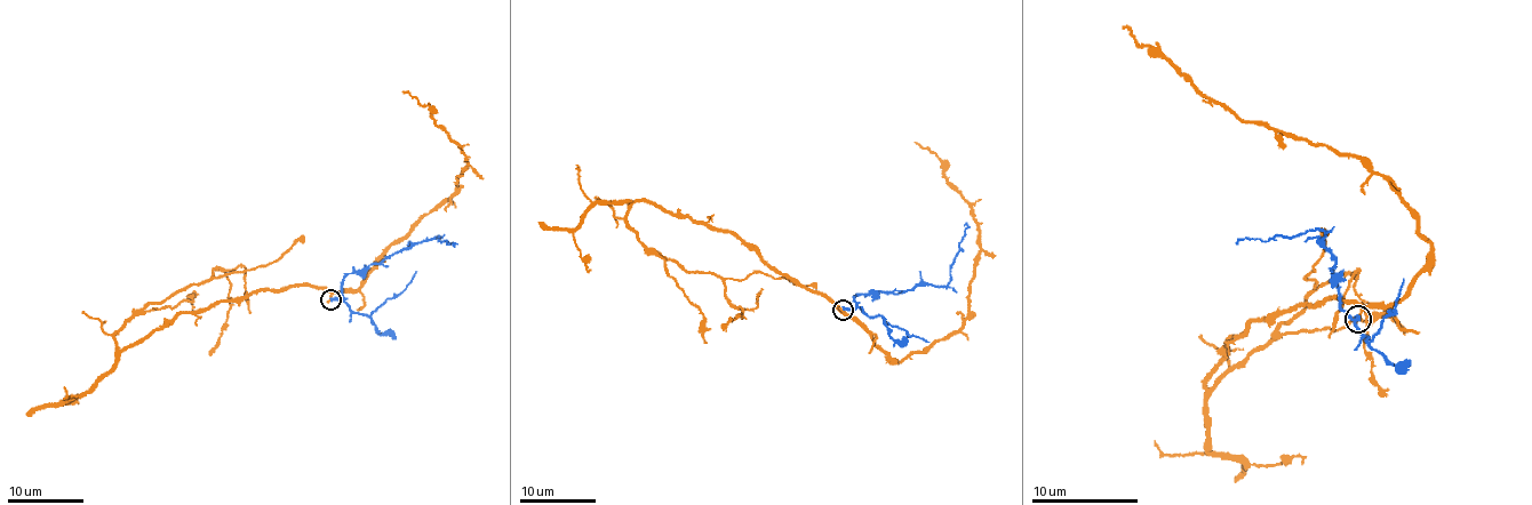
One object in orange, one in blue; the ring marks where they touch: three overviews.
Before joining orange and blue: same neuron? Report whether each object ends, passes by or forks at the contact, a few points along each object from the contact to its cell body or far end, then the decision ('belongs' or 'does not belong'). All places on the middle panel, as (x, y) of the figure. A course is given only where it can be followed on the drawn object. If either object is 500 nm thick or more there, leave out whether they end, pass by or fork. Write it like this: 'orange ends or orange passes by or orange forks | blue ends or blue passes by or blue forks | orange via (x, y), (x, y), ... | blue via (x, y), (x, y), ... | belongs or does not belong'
orange ends | blue ends | orange via (843, 309), (734, 237), (637, 200), (627, 223), (638, 239), (724, 282), (741, 313), (723, 330) | blue via (843, 309), (852, 309), (854, 297), (861, 294), (901, 294), (923, 285), (947, 285), (966, 223) | does not belong

